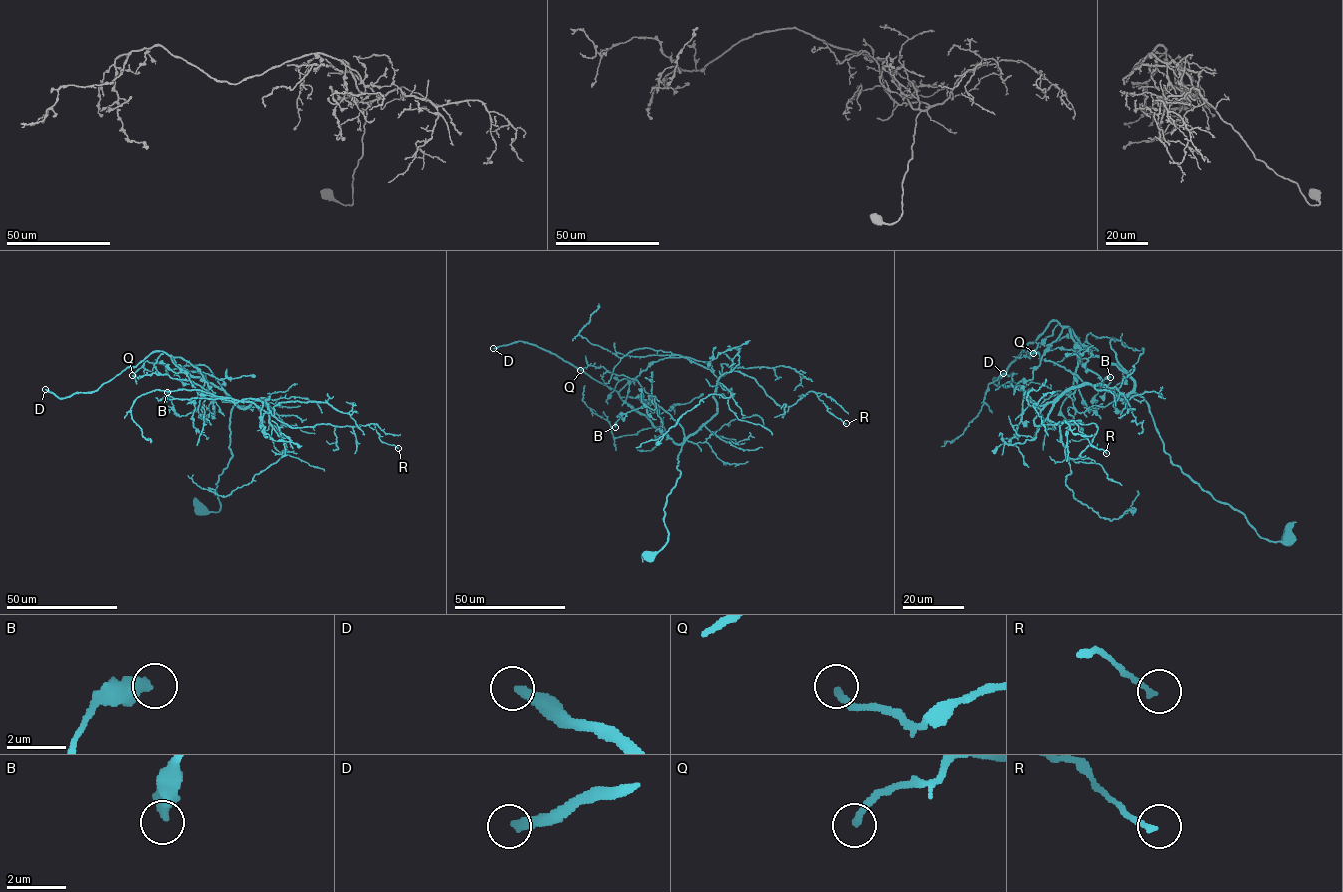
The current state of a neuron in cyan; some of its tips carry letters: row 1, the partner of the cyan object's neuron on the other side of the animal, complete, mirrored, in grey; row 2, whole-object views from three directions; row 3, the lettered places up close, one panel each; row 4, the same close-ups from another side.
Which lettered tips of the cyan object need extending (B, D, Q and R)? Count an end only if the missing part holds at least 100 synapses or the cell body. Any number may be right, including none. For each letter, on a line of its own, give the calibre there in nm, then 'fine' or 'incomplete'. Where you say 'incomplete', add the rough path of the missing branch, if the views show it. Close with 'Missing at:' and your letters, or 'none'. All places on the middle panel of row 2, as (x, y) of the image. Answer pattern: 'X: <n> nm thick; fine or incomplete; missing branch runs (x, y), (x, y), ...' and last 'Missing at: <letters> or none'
B: 420 nm thick; fine
D: 280 nm thick; incomplete
Q: 240 nm thick; fine
R: 160 nm thick; fine
Missing at: D

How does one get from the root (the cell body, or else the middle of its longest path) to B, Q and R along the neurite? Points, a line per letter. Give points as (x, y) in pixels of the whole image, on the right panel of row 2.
B: (1288, 540), (1262, 538), (1243, 514), (1173, 465), (1135, 382), (1094, 356), (1070, 329), (1088, 409), (1110, 377)
Q: (1288, 540), (1262, 538), (1243, 514), (1173, 465), (1143, 397), (1097, 390), (1038, 352), (1026, 355), (1033, 353)
R: (1288, 540), (1262, 538), (1173, 465), (1133, 392), (1075, 385), (1034, 418), (1078, 420), (1062, 423), (1106, 453)

